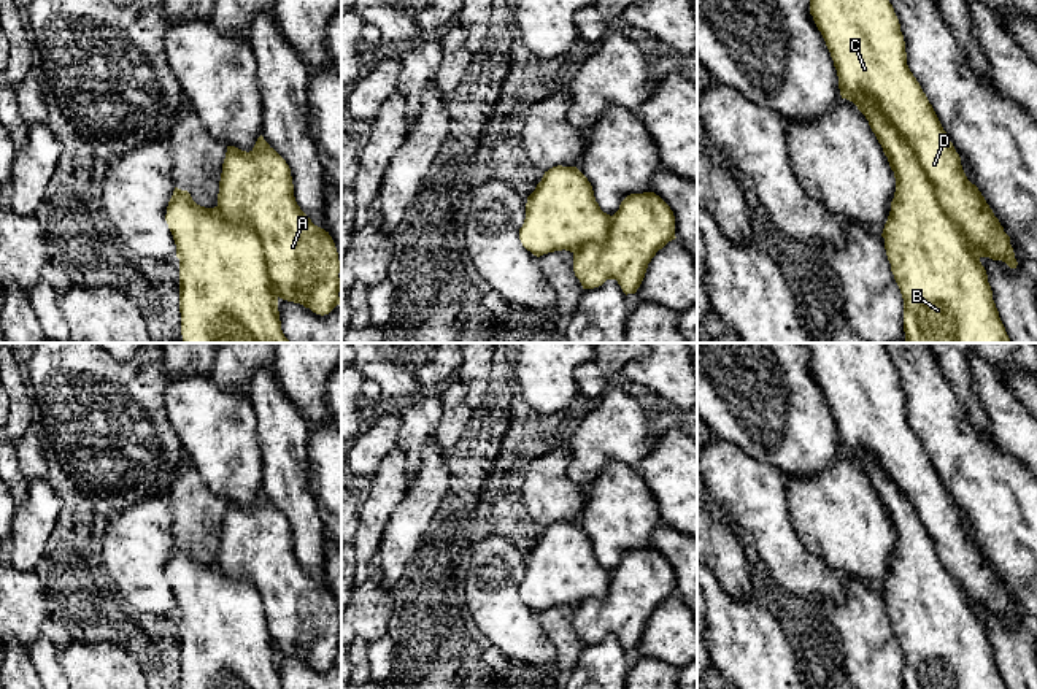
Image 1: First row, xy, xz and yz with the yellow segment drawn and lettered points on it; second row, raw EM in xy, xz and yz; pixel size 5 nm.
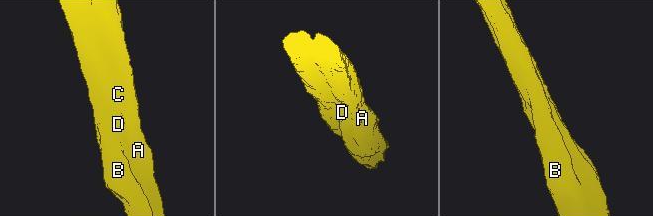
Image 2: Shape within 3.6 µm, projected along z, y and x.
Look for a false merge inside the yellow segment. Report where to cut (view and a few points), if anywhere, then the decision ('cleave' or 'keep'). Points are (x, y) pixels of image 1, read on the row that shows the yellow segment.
cut yz (855, 92), (866, 94), (912, 150), (944, 210), (979, 261); cleave

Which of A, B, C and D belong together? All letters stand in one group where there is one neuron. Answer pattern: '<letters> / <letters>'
A C D / B

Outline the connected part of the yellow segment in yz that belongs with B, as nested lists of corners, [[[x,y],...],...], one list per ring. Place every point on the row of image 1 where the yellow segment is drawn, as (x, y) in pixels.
[[[854,94],[853,102],[869,121],[896,178],[896,192],[881,237],[904,298],[905,341],[1012,343],[993,300],[985,267],[969,248],[964,232],[945,211],[913,149],[872,98]]]

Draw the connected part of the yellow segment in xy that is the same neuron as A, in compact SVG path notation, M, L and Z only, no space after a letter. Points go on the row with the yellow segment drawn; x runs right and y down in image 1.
M262 135L249 152L227 146L218 208L229 222L245 222L257 235L272 286L279 298L300 303L321 316L340 305L340 260L335 243L329 232L314 225L300 210L289 165Z

